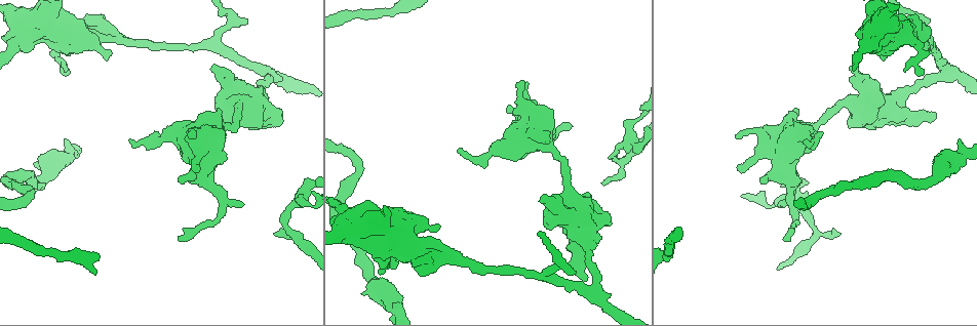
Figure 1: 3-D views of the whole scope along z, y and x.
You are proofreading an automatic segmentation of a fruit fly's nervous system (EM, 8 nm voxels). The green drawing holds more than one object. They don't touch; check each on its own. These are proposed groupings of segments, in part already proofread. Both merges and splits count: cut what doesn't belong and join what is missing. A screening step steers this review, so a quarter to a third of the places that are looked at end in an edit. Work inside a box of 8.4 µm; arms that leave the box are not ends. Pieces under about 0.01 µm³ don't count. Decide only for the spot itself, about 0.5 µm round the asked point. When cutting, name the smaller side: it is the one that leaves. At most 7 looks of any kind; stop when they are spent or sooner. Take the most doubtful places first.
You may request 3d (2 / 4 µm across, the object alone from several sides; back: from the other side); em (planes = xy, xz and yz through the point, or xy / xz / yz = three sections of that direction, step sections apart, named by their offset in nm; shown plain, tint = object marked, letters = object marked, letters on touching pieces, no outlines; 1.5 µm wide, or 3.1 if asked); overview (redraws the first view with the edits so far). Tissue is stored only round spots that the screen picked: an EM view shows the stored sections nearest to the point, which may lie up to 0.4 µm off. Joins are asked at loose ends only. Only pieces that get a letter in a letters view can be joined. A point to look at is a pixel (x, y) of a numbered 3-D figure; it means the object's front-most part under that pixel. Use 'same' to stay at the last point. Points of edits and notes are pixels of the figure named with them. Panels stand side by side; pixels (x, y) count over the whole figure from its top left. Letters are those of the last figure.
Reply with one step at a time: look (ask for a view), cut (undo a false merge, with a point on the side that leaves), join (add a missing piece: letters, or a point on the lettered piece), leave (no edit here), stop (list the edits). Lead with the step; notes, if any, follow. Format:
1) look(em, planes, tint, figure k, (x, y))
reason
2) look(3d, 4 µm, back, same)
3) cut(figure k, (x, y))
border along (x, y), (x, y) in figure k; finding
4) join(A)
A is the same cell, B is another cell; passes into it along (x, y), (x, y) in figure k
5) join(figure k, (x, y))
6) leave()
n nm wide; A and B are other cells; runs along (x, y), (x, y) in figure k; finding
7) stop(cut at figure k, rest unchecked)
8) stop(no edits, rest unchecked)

look(3d, 4 µm, figure 1, (535, 272))
a fork

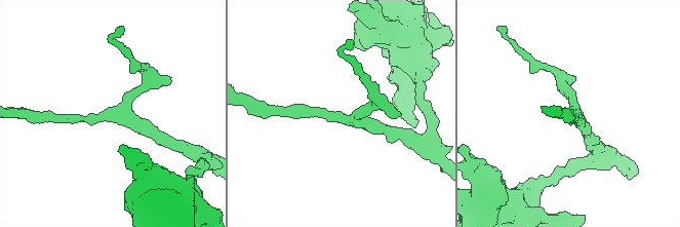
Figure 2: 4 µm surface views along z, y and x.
look(em, yz, step 4, tint, figure 2, (343, 119))
3 arms

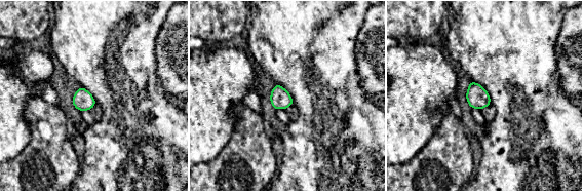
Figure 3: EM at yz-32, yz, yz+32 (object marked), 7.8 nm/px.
look(em, planes, letters, same)
another direction

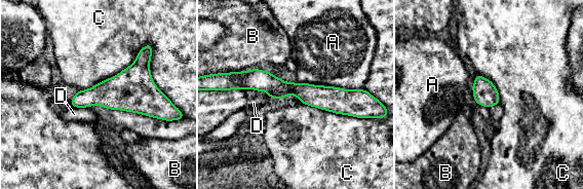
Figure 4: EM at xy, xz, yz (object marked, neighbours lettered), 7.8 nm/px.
leave()
A, B, C and D are other cells; runs along (247, 83), (367, 103) in figure 4; one neuron here

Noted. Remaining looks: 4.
look(3d, 4 µm, figure 1, (46, 174))
calibre changes

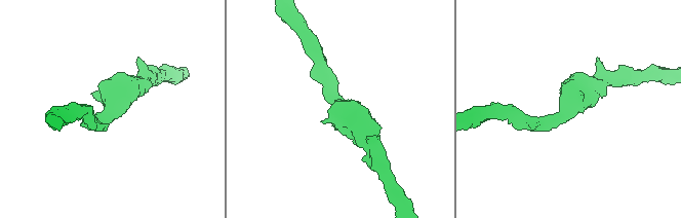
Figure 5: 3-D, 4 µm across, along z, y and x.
look(em, xy, step 4, tint, figure 5, (111, 107))
arms of 220, 340 nm

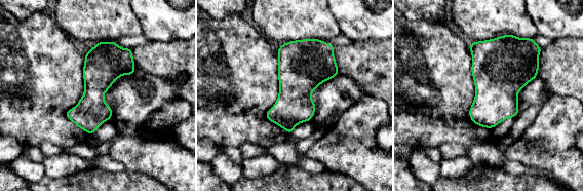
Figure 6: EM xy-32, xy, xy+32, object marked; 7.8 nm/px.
look(em, xy, step 4, letters, same)
what lies round it

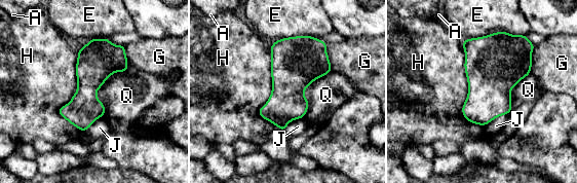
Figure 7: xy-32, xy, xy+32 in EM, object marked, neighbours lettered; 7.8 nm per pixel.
leave()
A, E, G, H, J and Q are other cells; border along (462, 40), (468, 121) in figure 7; continuous, no second neuron

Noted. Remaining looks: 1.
stop(no edits, rest unchecked)

